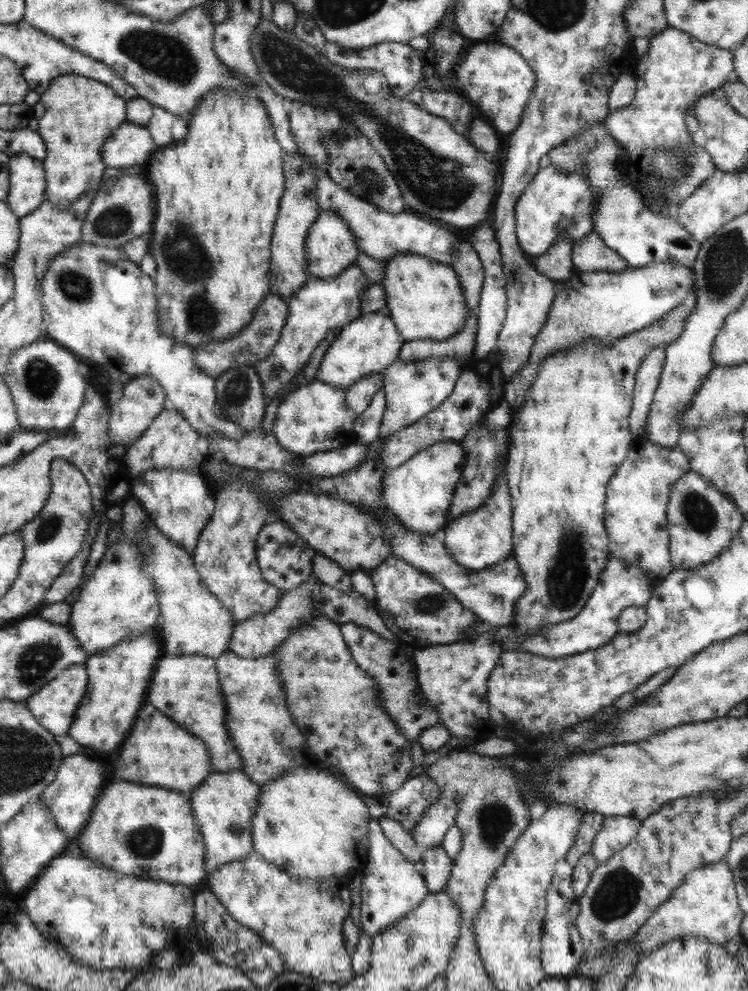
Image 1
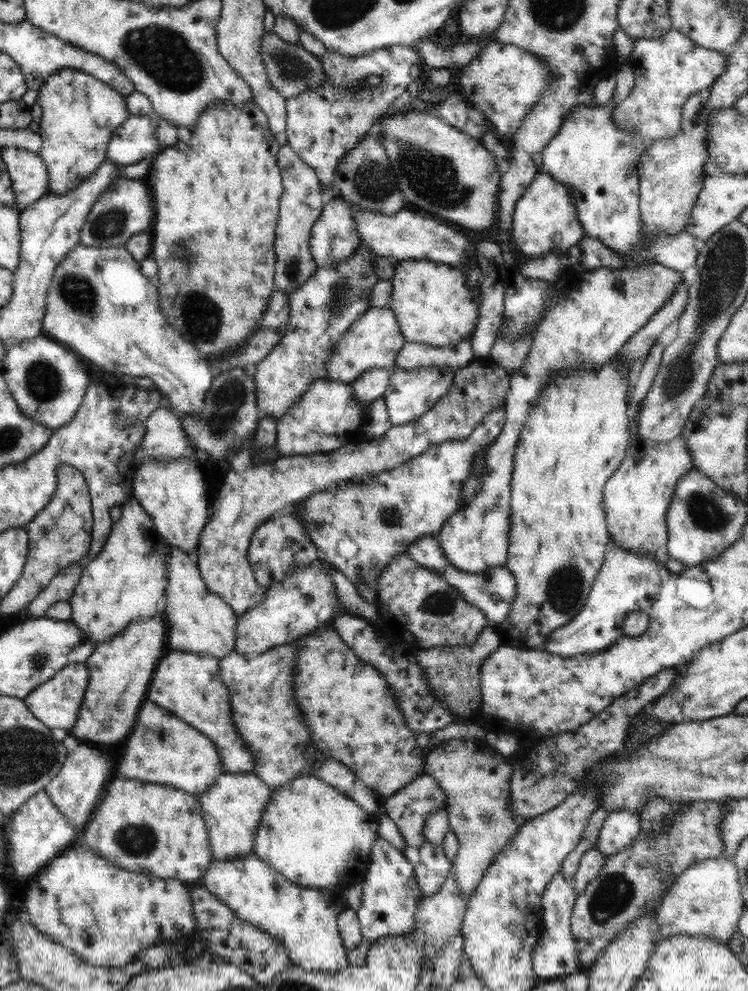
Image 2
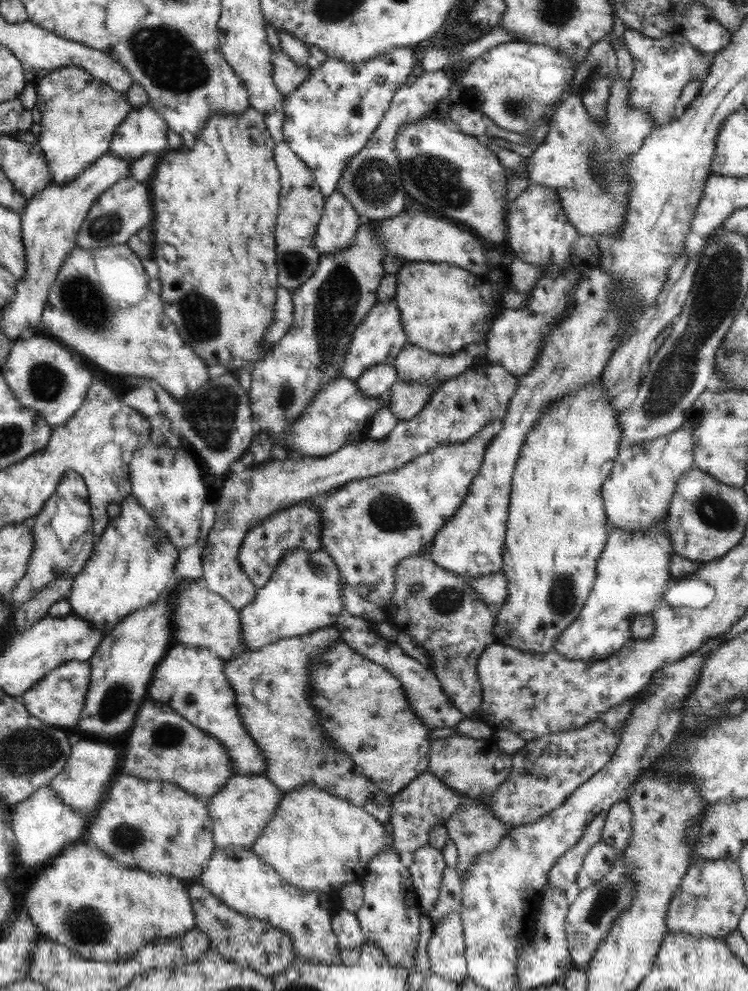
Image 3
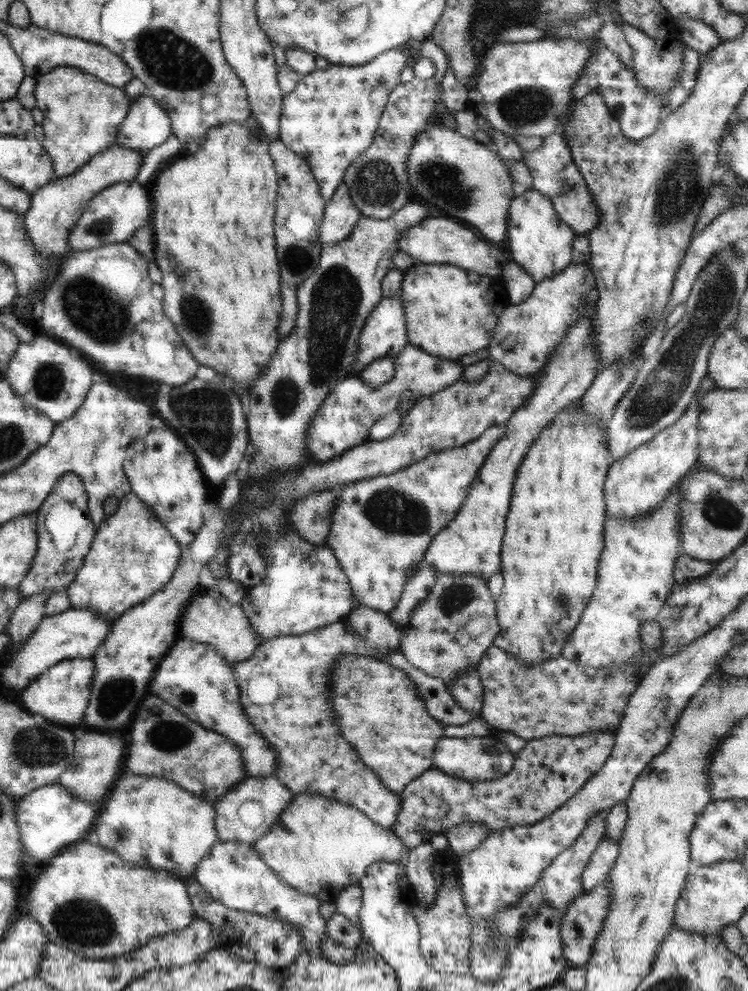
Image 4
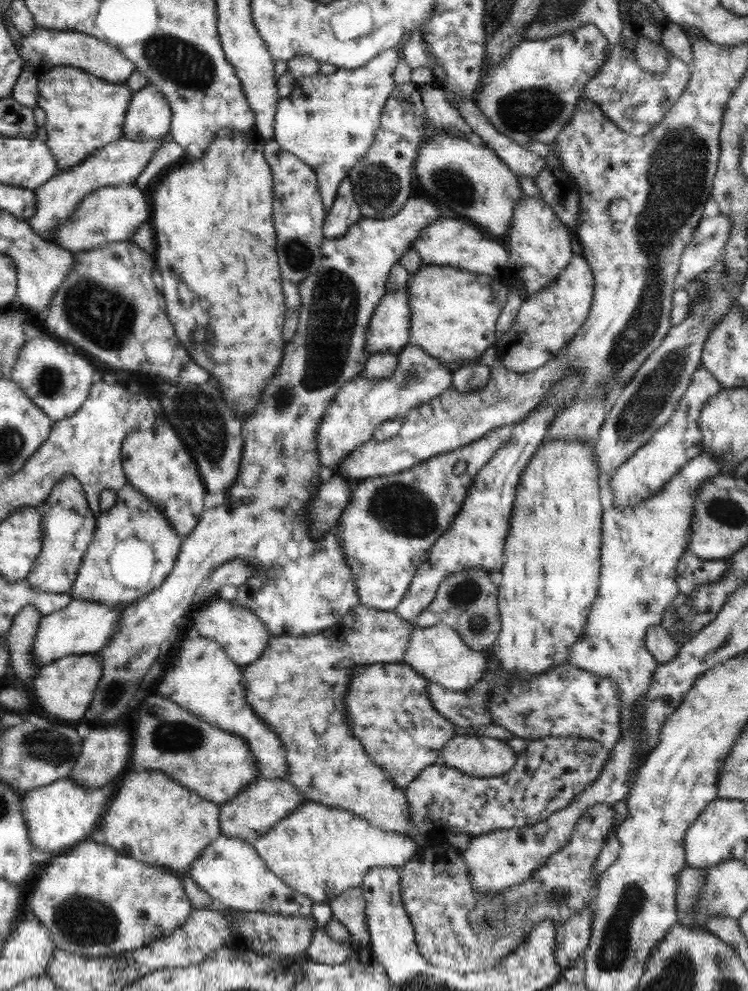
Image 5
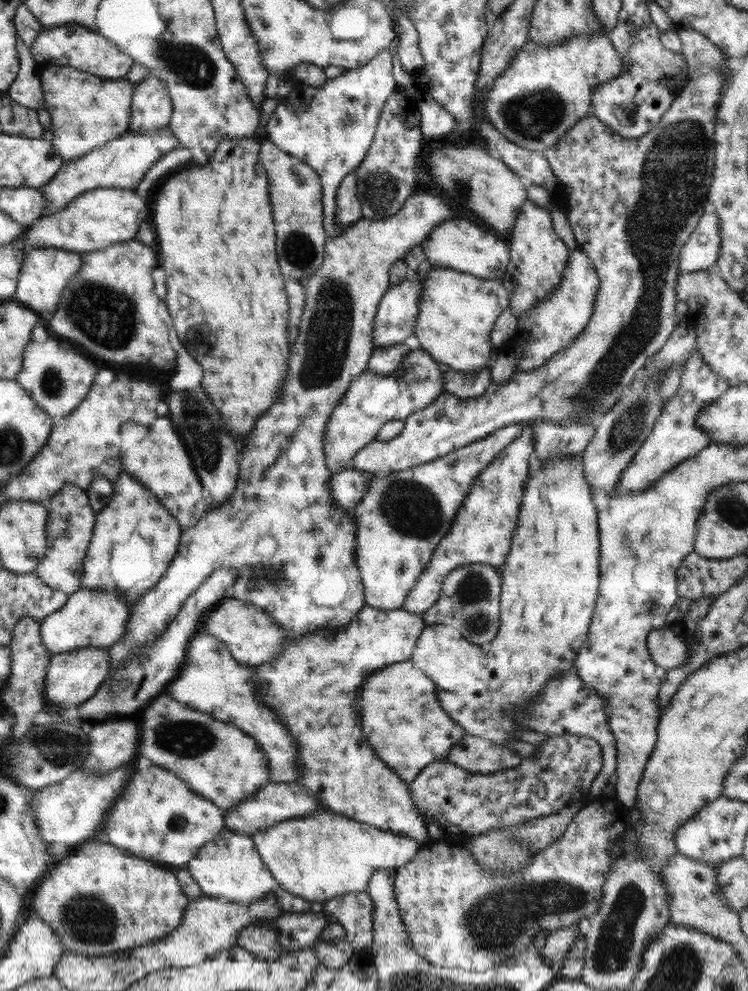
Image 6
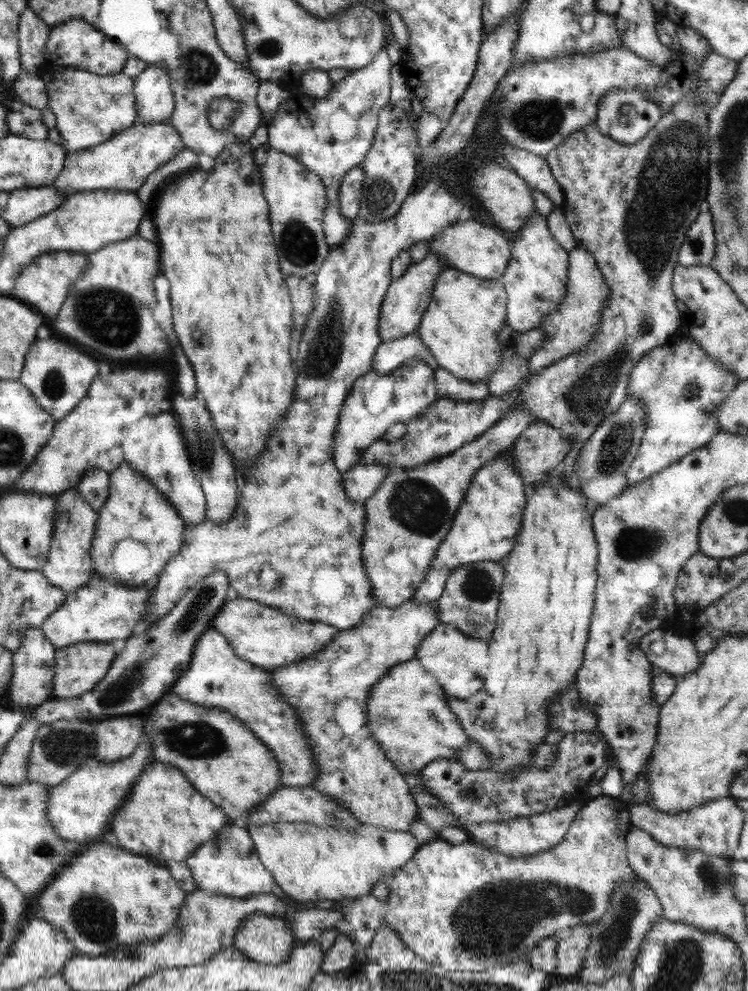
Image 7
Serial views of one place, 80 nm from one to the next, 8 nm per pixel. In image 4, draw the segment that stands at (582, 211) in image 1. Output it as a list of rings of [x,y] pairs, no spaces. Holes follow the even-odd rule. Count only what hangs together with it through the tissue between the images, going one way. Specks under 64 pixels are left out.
[[[532,188],[511,199],[506,235],[510,260],[516,262],[528,276],[531,276],[535,285],[540,280],[563,270],[573,260],[572,240],[575,233],[559,220],[551,201]]]

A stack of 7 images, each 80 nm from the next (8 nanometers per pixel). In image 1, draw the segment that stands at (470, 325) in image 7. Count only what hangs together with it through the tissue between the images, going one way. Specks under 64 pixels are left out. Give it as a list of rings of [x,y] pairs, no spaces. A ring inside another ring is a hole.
[[[400,253],[384,263],[384,275],[379,283],[385,291],[385,312],[404,342],[451,339],[461,331],[467,319],[464,296],[455,271],[449,264],[415,253]]]

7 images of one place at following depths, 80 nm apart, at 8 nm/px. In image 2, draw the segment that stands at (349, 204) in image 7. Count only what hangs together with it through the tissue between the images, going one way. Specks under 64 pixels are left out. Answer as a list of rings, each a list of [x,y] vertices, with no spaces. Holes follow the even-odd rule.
[[[339,197],[325,200],[310,230],[309,252],[316,268],[345,260],[359,243],[352,210]]]

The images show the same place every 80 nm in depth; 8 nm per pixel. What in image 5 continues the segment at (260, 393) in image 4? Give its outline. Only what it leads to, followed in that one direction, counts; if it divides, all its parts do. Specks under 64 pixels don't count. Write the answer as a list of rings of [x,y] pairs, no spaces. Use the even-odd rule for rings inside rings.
[[[410,197],[404,202],[404,205],[393,216],[383,219],[369,219],[361,217],[357,222],[351,224],[349,228],[337,238],[323,239],[320,244],[320,268],[315,273],[306,276],[299,284],[297,284],[298,295],[300,296],[300,308],[298,315],[297,327],[295,328],[295,335],[284,344],[283,352],[281,355],[281,361],[279,361],[279,367],[275,369],[275,375],[271,377],[271,381],[266,384],[263,389],[260,401],[256,404],[256,407],[247,415],[245,415],[244,422],[242,424],[241,438],[243,440],[243,447],[241,458],[238,464],[238,474],[233,481],[233,484],[228,488],[230,495],[218,506],[213,506],[206,509],[201,513],[198,523],[192,528],[192,531],[181,539],[179,543],[179,552],[175,557],[175,562],[168,572],[167,577],[158,587],[149,591],[146,595],[139,597],[136,601],[133,601],[127,606],[123,607],[120,612],[120,622],[115,634],[110,638],[110,641],[96,652],[101,662],[101,678],[98,685],[94,690],[91,702],[88,706],[87,715],[84,717],[91,726],[106,726],[117,724],[117,720],[127,720],[127,714],[131,706],[138,702],[137,696],[139,695],[139,688],[141,684],[148,678],[152,669],[155,668],[157,661],[159,666],[163,664],[161,660],[164,659],[163,653],[170,647],[173,639],[176,637],[178,631],[178,625],[184,621],[185,614],[189,612],[193,606],[193,592],[197,590],[197,586],[202,581],[207,579],[207,573],[211,573],[214,568],[217,568],[220,564],[231,560],[232,558],[244,558],[246,562],[252,564],[253,576],[247,580],[247,582],[240,584],[236,587],[236,594],[234,600],[241,606],[252,610],[255,616],[259,617],[260,623],[263,623],[264,629],[270,634],[270,636],[297,636],[306,635],[307,633],[317,632],[319,629],[334,628],[343,615],[346,615],[352,608],[358,605],[358,596],[355,590],[355,585],[351,582],[351,574],[349,573],[349,567],[346,563],[346,556],[344,550],[340,545],[338,539],[338,528],[331,527],[322,537],[318,539],[312,539],[310,536],[310,528],[308,520],[306,519],[306,508],[308,508],[308,500],[312,498],[313,491],[318,487],[319,480],[319,459],[316,453],[315,447],[315,429],[319,426],[319,421],[324,415],[327,405],[333,400],[335,393],[341,388],[344,382],[351,381],[351,379],[361,376],[363,366],[365,365],[368,354],[365,348],[365,336],[367,331],[367,324],[373,310],[377,307],[379,300],[386,292],[385,281],[387,280],[389,271],[393,263],[397,263],[399,257],[410,248],[410,244],[420,235],[420,232],[425,228],[432,220],[435,220],[440,216],[439,209],[433,201],[430,201],[426,197]],[[321,590],[329,590],[329,594],[333,594],[333,598],[323,598],[321,596]]]

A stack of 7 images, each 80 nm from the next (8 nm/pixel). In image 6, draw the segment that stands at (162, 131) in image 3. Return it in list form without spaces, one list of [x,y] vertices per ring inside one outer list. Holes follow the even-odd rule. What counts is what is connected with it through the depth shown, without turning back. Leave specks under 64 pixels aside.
[[[148,73],[133,87],[128,130],[145,132],[167,127],[171,111],[172,103],[162,80]]]

